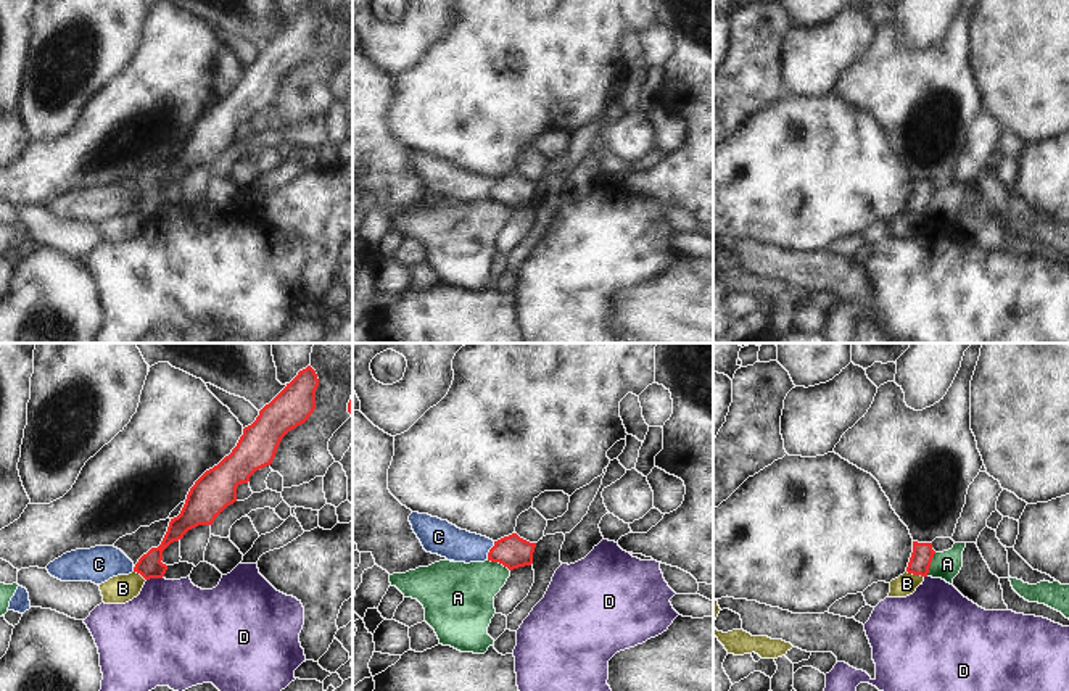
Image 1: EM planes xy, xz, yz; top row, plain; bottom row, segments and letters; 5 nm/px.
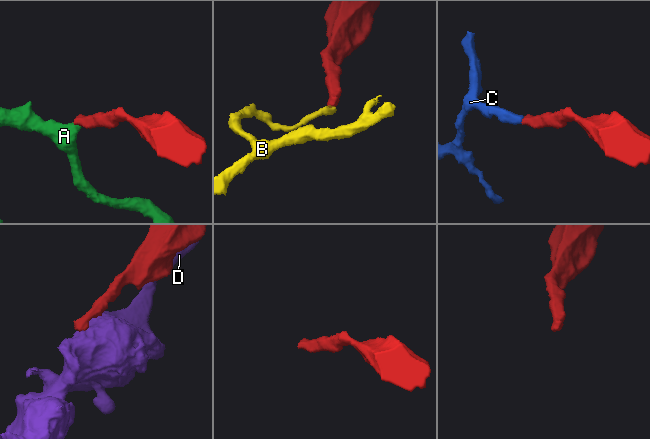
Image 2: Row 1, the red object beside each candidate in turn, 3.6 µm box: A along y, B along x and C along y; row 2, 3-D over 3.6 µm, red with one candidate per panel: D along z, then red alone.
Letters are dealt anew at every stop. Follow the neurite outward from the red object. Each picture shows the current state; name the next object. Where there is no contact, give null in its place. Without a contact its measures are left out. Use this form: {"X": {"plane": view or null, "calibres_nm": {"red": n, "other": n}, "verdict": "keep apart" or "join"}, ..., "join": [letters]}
{"A": {"plane": "yz", "calibres_nm": {"red": 110, "other": 140}, "verdict": "keep apart"}, "B": {"plane": "yz", "calibres_nm": {"red": 110, "other": 110}, "verdict": "keep apart"}, "C": {"plane": "xz", "calibres_nm": {"red": 160, "other": 170}, "verdict": "join"}, "D": {"plane": "xy", "calibres_nm": {"red": 120, "other": 440}, "verdict": "keep apart"}, "join": ["C"]}

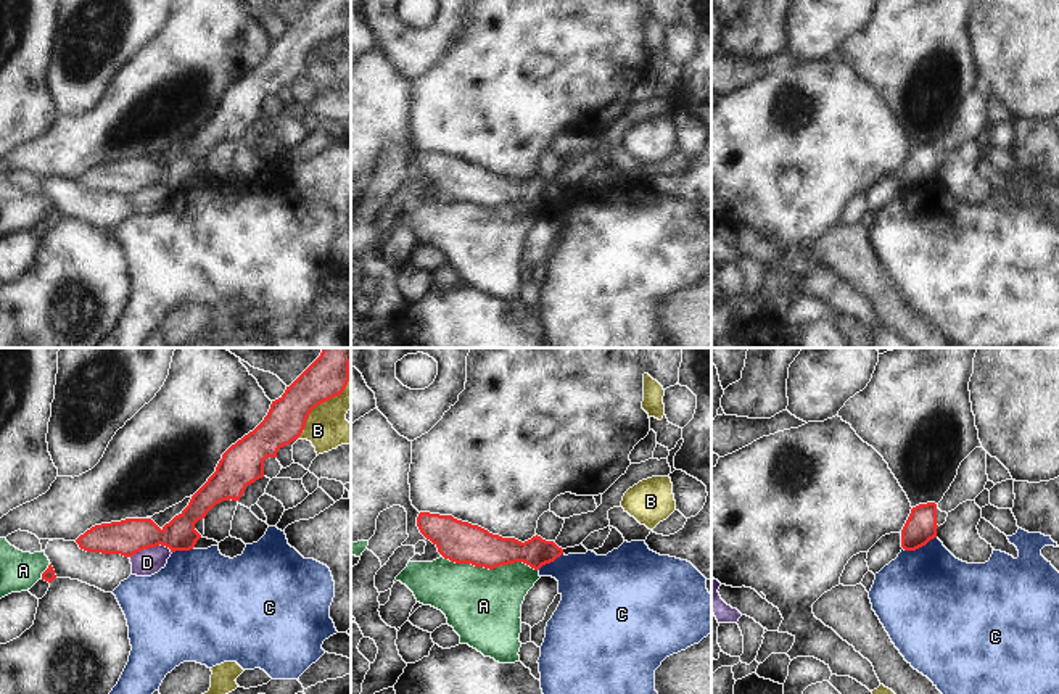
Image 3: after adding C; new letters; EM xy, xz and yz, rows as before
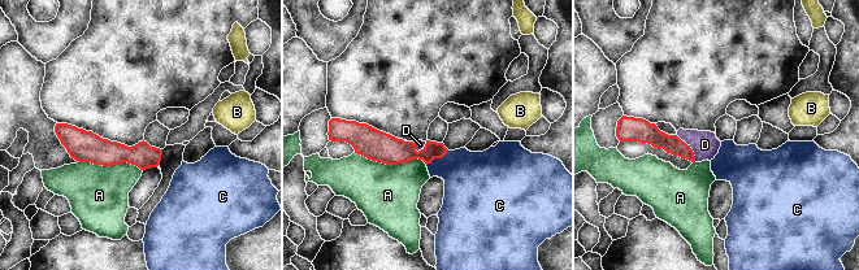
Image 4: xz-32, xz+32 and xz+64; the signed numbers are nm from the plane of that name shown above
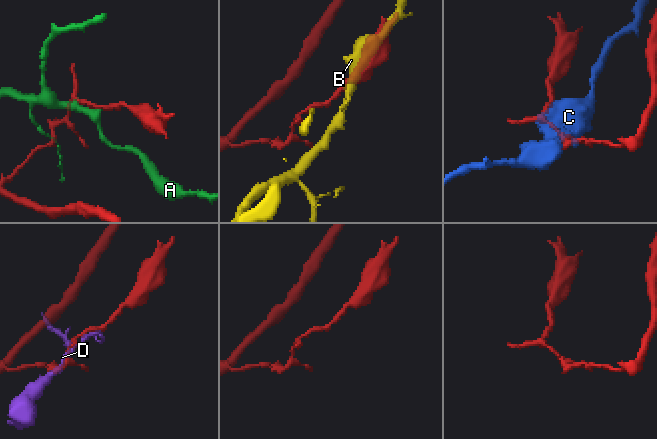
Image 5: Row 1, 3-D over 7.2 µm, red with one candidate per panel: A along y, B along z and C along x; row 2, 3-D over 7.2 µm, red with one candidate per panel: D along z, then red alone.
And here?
{"A": {"plane": "xz", "calibres_nm": {"red": 200, "other": 380}, "verdict": "keep apart"}, "B": {"plane": "xy", "calibres_nm": {"red": 200, "other": 200}, "verdict": "keep apart"}, "C": {"plane": "yz", "calibres_nm": {"red": 160, "other": 480}, "verdict": "keep apart"}, "D": {"plane": "xy", "calibres_nm": {"red": 180, "other": 140}, "verdict": "keep apart"}, "join": []}

